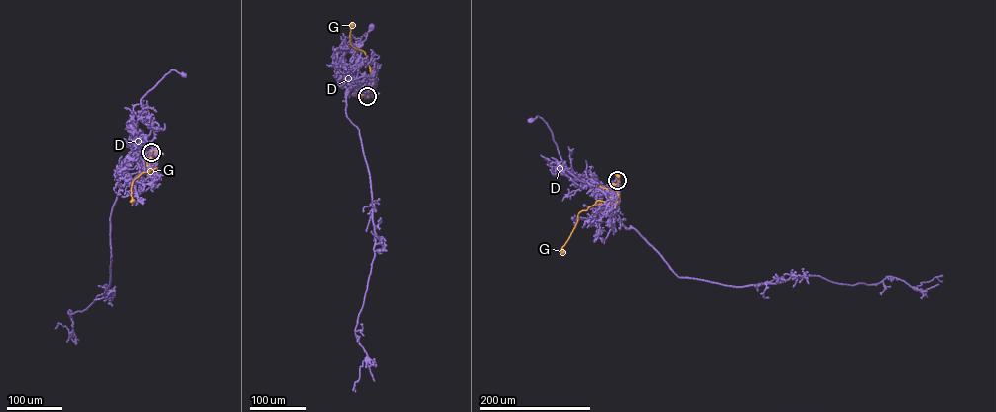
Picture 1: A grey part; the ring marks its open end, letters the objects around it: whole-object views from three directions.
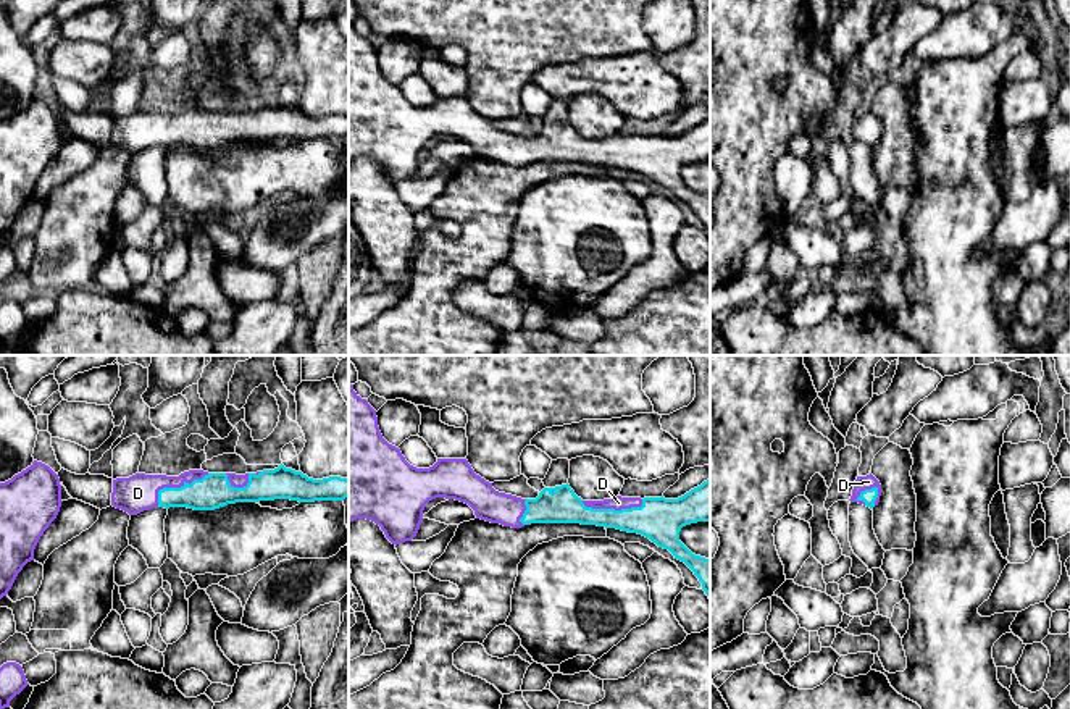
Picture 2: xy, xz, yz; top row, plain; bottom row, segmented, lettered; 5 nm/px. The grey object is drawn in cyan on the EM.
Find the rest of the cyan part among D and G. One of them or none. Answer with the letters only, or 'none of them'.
D

